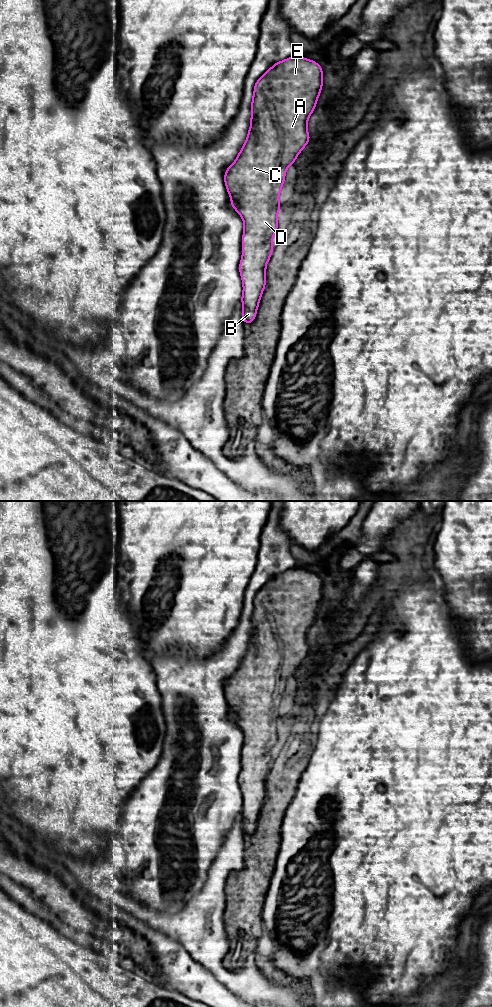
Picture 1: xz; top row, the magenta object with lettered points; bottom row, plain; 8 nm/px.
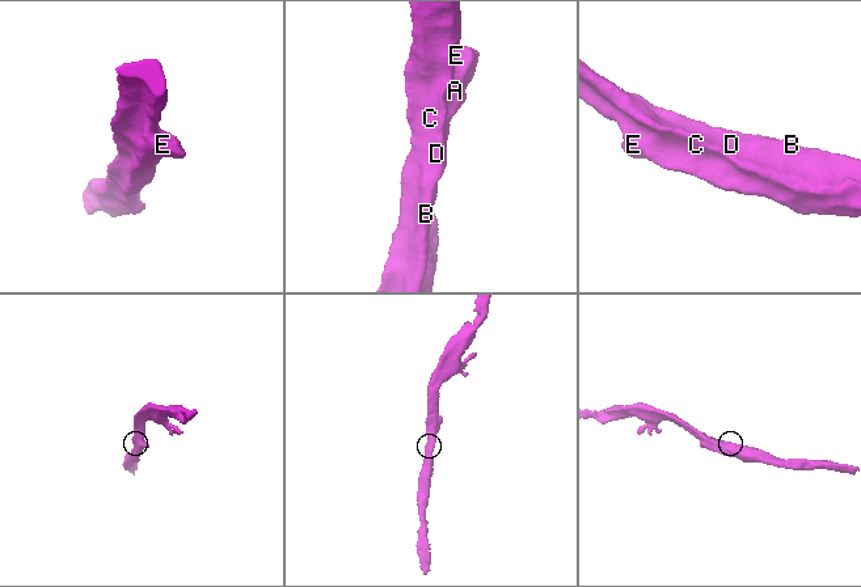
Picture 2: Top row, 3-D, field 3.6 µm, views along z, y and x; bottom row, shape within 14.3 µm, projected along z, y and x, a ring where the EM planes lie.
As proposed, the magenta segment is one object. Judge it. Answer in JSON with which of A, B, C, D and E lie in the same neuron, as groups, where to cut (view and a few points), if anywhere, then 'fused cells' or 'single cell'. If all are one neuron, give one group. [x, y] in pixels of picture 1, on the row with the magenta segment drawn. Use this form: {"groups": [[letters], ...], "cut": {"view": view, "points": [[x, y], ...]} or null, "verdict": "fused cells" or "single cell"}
{"groups": [["A", "B", "C", "D", "E"]], "cut": null, "verdict": "single cell"}

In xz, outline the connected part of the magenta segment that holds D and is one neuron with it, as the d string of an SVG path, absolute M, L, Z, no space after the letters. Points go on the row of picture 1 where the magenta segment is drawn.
M298 55L275 63L255 83L251 103L251 126L246 141L236 160L224 174L226 189L231 198L231 206L242 217L244 231L242 237L242 258L239 271L243 283L241 302L244 324L252 323L257 314L261 295L266 285L266 265L274 250L272 239L278 229L277 218L281 204L278 196L284 184L286 169L294 165L295 159L310 141L307 131L309 116L313 113L323 86L323 69L313 60Z

